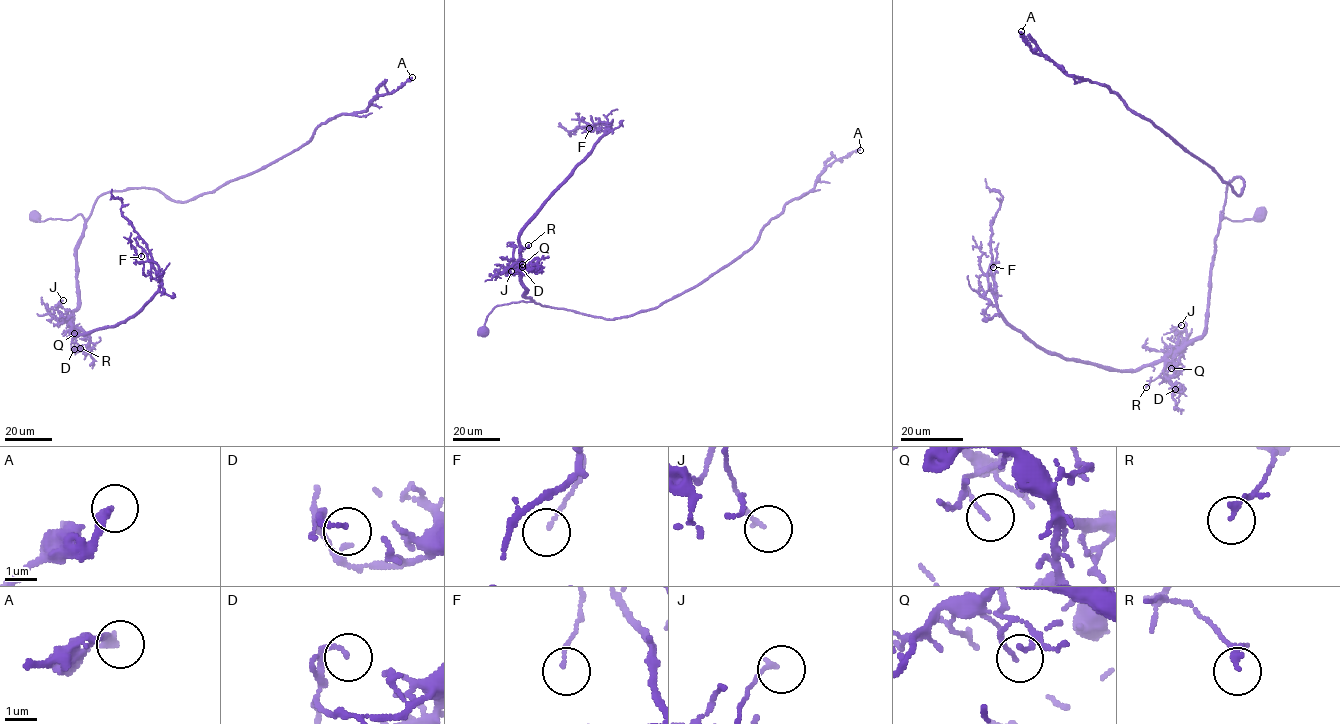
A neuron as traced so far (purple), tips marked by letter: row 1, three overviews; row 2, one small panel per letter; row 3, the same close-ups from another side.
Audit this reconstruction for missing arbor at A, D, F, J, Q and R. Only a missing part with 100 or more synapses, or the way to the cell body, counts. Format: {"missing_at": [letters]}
{"missing_at": []}

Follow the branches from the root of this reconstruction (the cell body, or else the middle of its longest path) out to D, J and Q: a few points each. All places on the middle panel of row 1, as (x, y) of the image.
D: (482, 331), (495, 306), (532, 301), (525, 296), (520, 261), (537, 258), (537, 265), (525, 271), (522, 267)
J: (482, 331), (487, 316), (495, 306), (532, 301), (525, 296), (520, 273), (506, 273), (507, 264), (511, 271)
Q: (482, 331), (487, 316), (495, 306), (532, 301), (525, 296), (520, 261), (522, 264)

